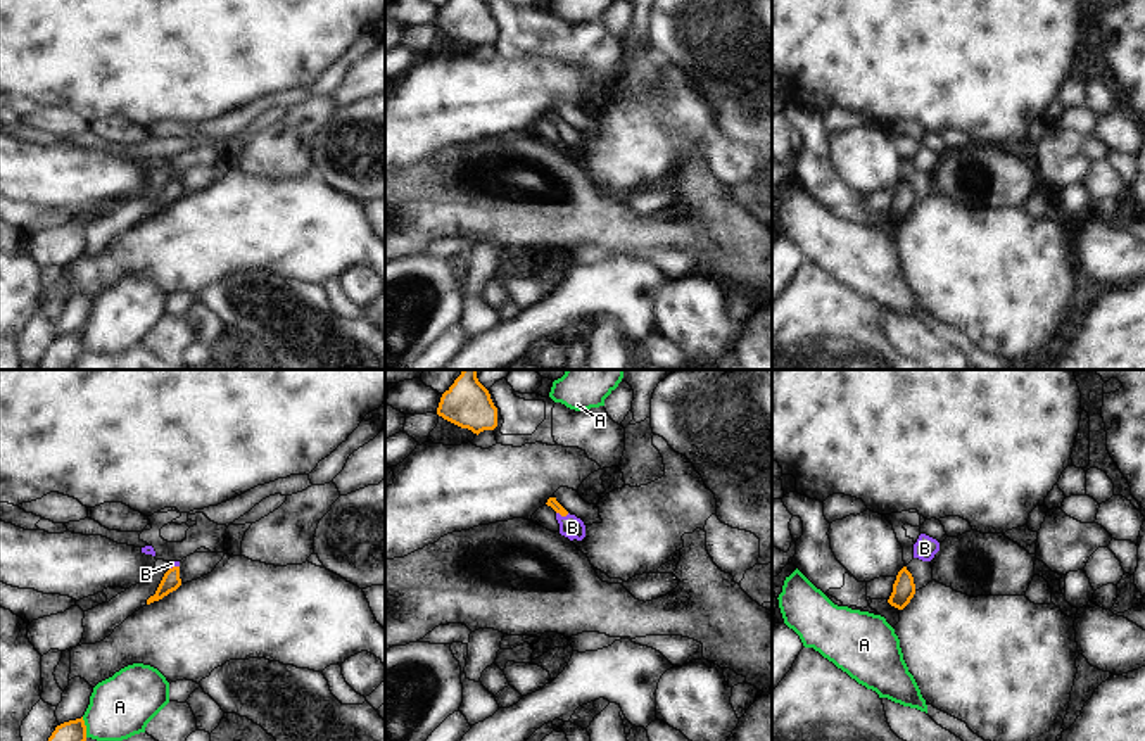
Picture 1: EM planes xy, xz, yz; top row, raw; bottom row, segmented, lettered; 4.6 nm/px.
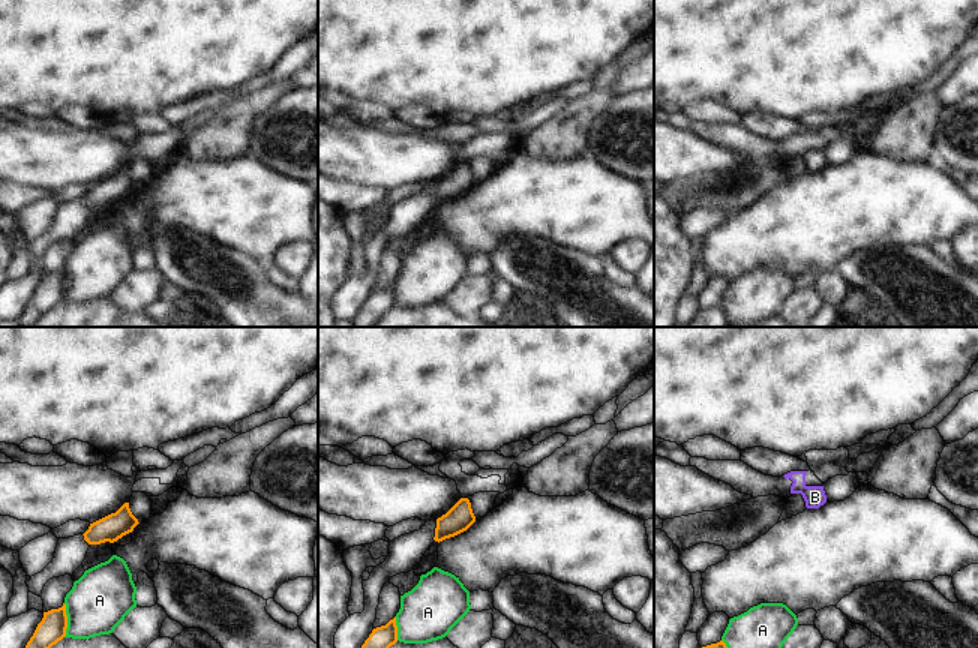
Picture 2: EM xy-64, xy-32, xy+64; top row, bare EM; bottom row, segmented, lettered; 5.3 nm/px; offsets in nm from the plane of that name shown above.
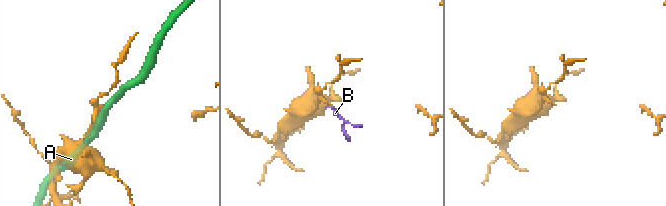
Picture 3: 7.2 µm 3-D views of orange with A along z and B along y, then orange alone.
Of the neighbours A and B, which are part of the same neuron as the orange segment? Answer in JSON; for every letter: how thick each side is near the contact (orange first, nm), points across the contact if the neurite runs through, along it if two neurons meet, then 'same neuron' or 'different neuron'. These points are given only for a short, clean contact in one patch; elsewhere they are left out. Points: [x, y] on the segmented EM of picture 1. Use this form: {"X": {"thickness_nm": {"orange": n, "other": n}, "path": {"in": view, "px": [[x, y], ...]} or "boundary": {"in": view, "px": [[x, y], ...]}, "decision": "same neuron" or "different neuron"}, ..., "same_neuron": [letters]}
{"A": {"thickness_nm": {"orange": 100, "other": 280}, "decision": "different neuron"}, "B": {"thickness_nm": {"orange": 50, "other": 110}, "path": {"in": "xz", "px": [[551, 501], [563, 515], [572, 527]]}, "decision": "same neuron"}, "same_neuron": ["B"]}

